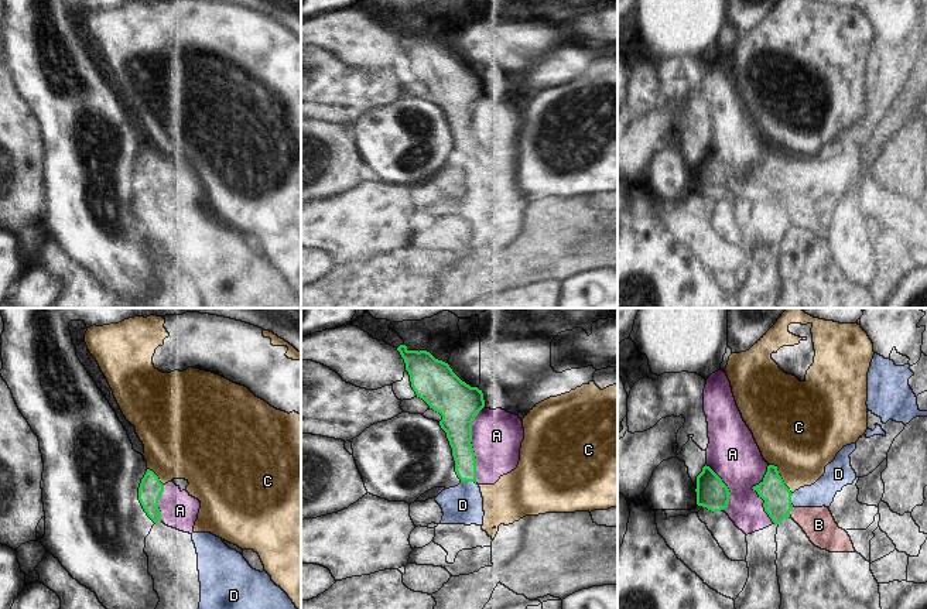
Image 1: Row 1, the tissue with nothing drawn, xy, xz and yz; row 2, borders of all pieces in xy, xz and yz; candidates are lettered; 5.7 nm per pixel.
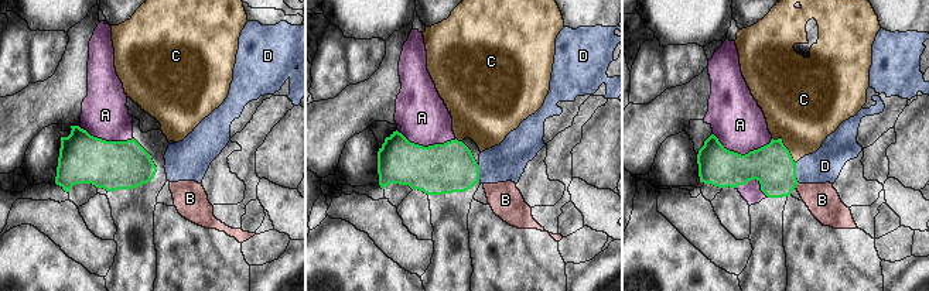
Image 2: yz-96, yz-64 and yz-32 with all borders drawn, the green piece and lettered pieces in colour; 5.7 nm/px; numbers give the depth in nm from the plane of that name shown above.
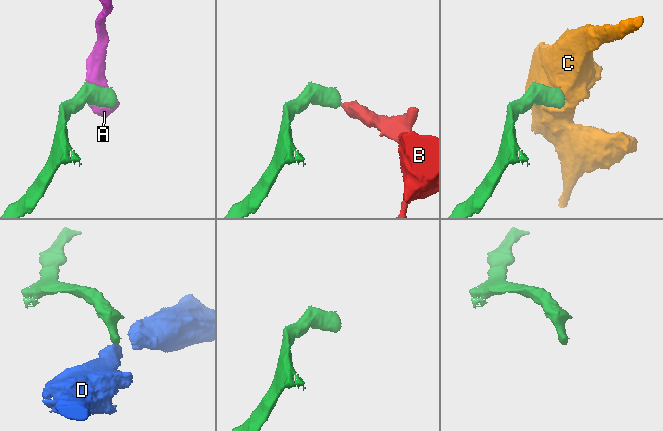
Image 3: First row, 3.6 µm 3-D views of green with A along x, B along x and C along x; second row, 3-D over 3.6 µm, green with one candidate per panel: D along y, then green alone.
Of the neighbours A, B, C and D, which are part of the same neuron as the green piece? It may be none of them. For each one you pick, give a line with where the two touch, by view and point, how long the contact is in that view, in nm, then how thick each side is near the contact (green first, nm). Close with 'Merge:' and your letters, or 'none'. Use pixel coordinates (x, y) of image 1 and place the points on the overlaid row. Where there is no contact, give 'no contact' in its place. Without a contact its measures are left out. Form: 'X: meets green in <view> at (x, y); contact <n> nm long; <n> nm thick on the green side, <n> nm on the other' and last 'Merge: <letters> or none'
Merge: none

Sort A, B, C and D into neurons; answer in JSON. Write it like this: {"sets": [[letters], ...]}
{"sets": [["A", "B"], ["C"], ["D"]]}

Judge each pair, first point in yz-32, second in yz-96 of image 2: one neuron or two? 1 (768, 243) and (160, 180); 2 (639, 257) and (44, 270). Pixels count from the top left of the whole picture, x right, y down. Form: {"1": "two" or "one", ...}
{"1": "one", "2": "one"}

